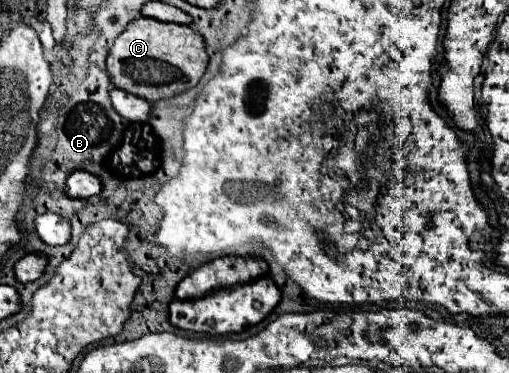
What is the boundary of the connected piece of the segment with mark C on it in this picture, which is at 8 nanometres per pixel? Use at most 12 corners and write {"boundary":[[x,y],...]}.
{"boundary":[[139,17],[115,39],[117,89],[159,101],[195,87],[209,55],[189,25]]}

